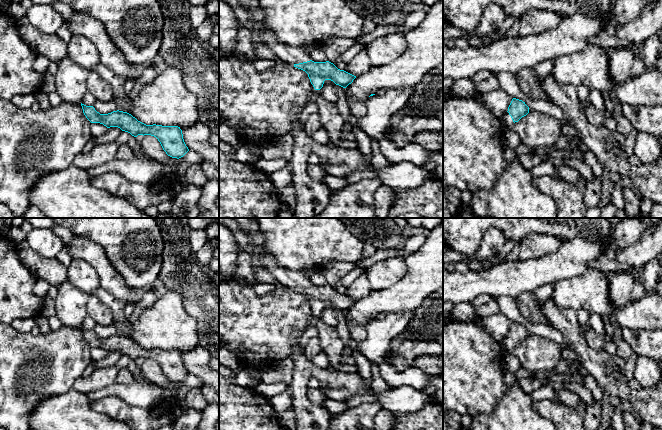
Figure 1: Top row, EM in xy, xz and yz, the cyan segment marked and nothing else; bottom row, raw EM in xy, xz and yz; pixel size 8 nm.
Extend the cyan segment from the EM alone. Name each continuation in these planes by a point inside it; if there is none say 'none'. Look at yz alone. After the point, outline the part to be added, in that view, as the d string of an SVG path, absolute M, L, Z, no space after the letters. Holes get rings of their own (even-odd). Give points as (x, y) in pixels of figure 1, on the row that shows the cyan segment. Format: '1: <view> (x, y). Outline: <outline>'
1: yz (506, 121). Outline: M508 112L505 113L501 118L499 118L499 120L503 129L512 128L514 124Z

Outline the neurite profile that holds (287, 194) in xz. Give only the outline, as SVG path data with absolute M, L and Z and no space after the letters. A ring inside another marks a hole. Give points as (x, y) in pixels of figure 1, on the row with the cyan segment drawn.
M291 182L287 187L277 189L277 194L279 195L281 202L284 202L295 209L297 195L294 182Z

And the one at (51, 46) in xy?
M16 19L16 25L21 37L39 55L47 57L50 62L59 63L67 56L67 44L57 34L46 34L36 29L27 19Z

